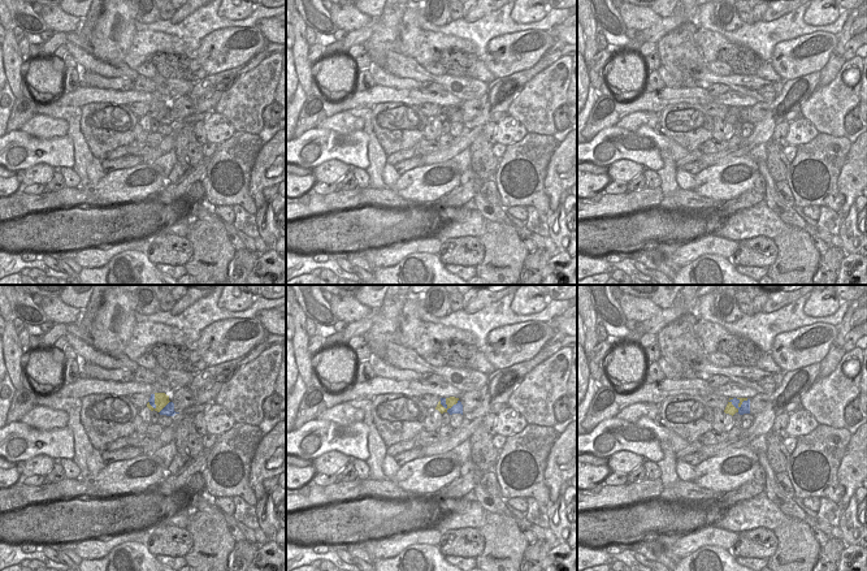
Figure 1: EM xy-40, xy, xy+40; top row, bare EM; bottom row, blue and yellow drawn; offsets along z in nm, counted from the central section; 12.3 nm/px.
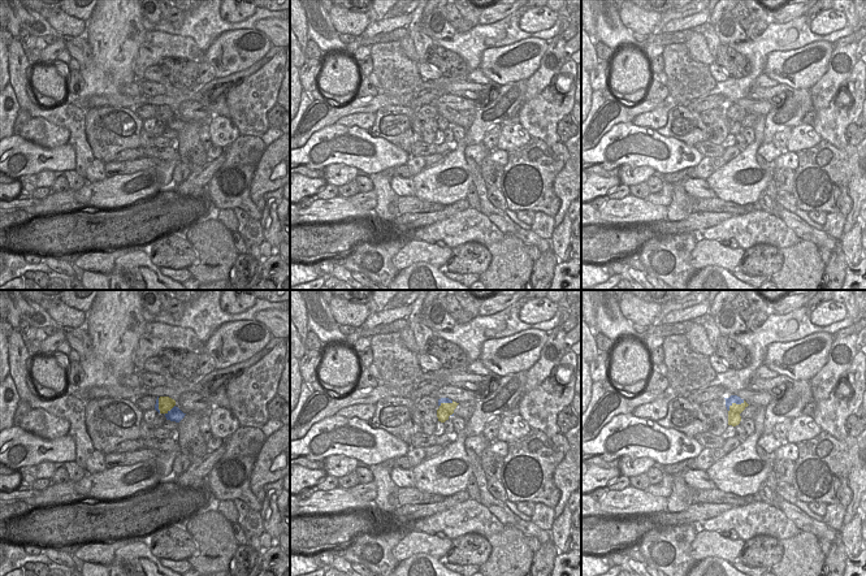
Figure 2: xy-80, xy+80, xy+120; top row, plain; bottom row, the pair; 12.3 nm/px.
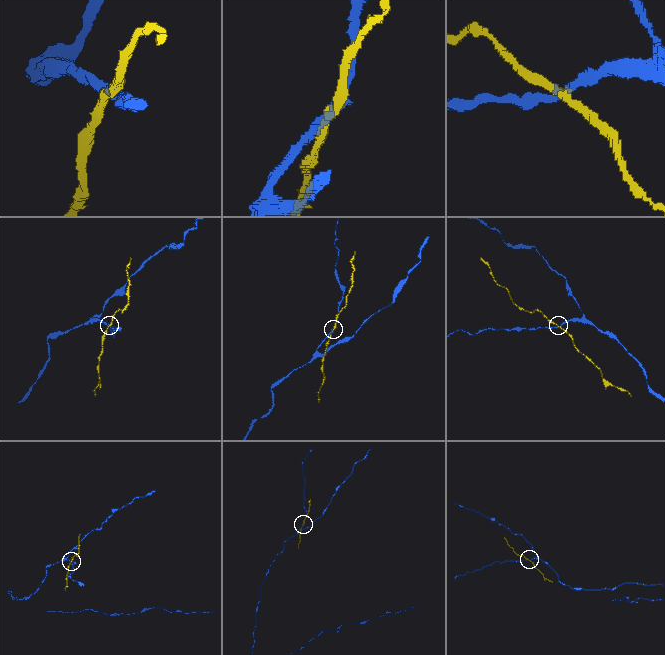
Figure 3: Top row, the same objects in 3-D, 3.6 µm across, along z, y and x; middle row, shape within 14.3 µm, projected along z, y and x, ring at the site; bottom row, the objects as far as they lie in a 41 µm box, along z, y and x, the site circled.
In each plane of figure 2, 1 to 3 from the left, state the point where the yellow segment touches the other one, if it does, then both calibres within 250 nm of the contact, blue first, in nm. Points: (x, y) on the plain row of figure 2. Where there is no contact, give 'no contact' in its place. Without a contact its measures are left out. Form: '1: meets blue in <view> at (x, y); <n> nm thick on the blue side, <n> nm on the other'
1: meets blue in xy-80 at (170, 118); 160 nm thick on the blue side, 190 nm on the other
2: meets blue in xy+80 at (446, 111); 60 nm thick on the blue side, 170 nm on the other
3: meets blue in xy+120 at (735, 111); 100 nm thick on the blue side, 160 nm on the other

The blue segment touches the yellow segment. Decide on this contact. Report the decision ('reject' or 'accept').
reject

